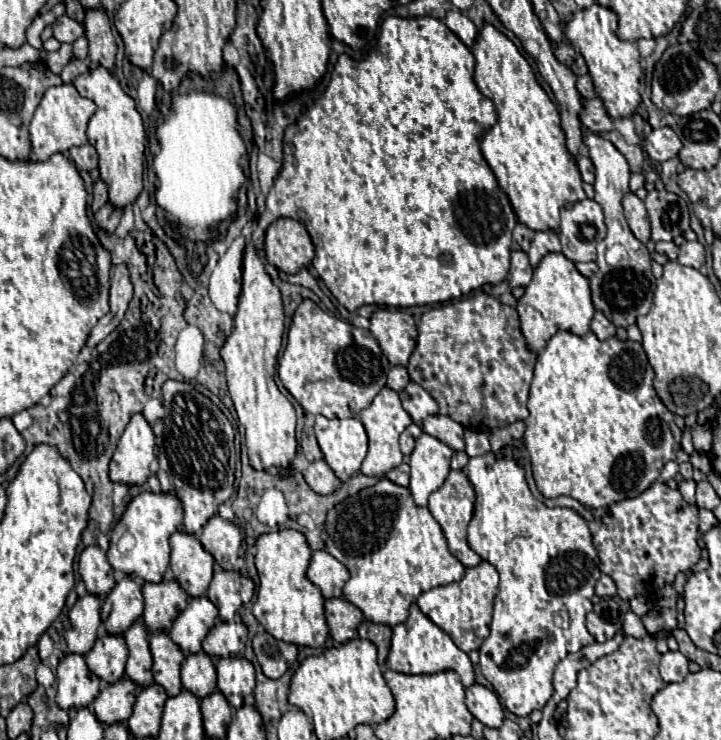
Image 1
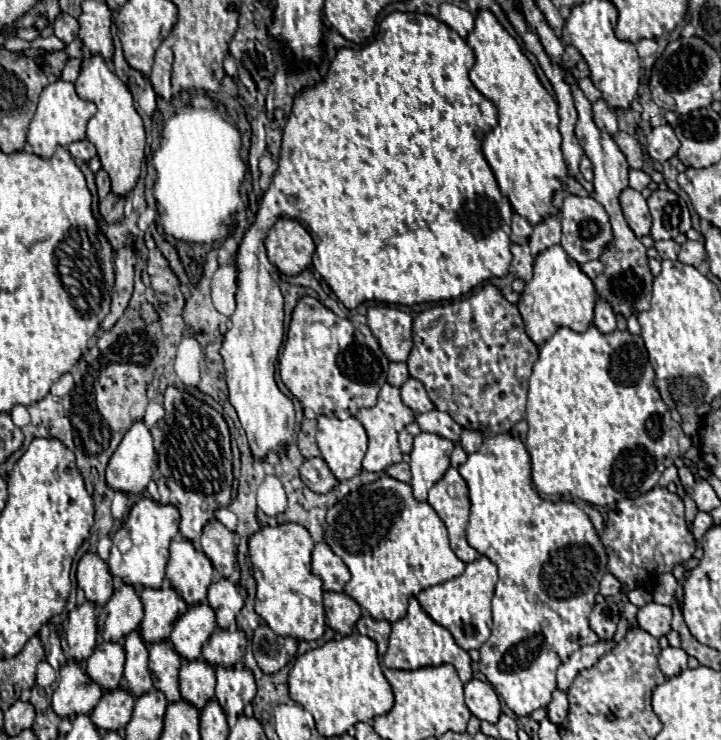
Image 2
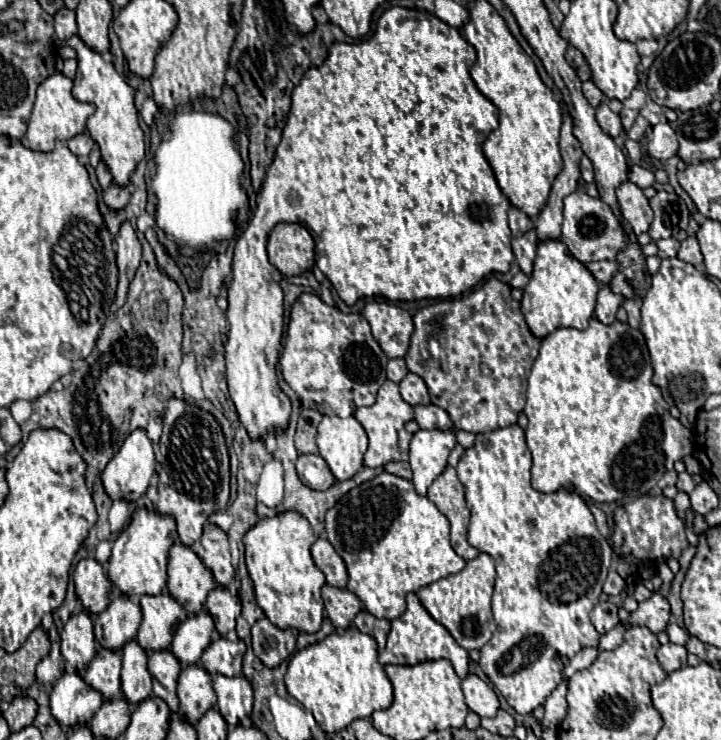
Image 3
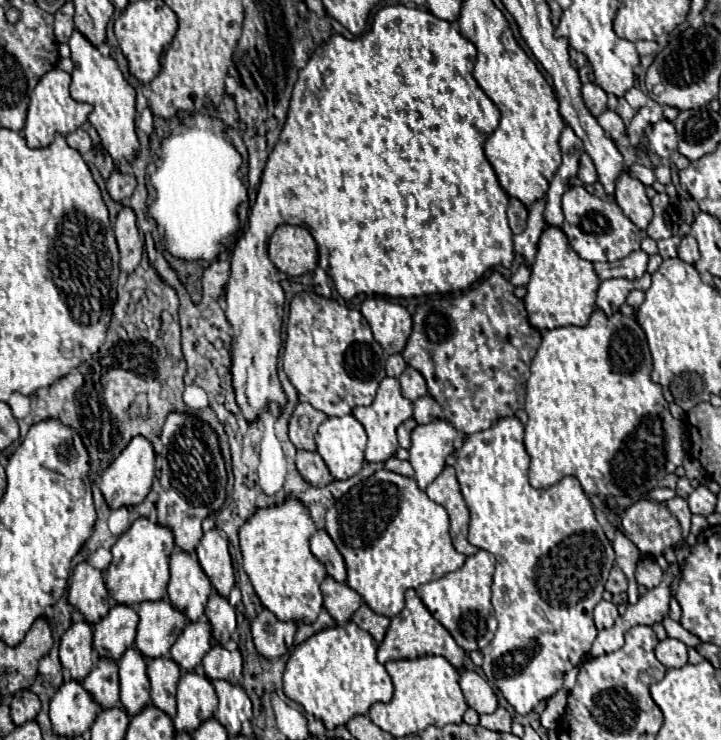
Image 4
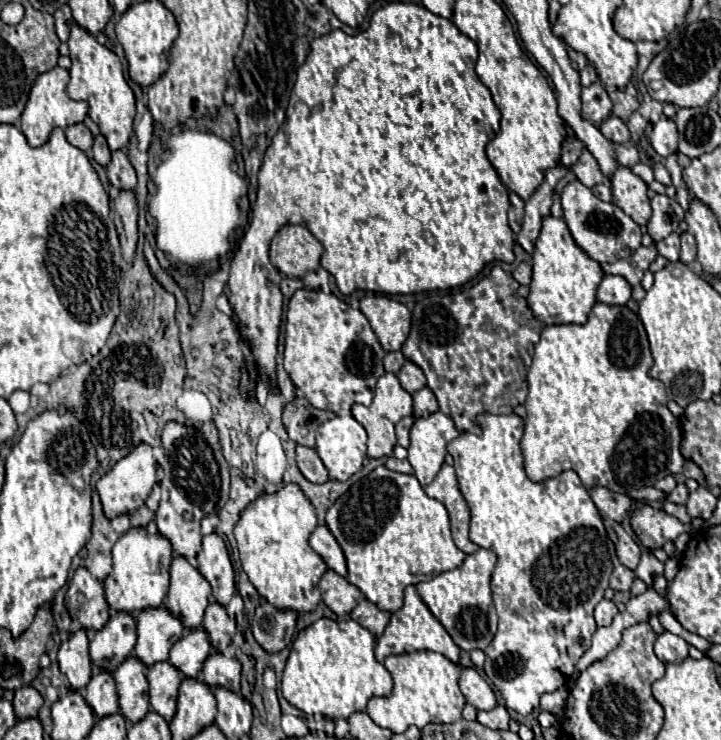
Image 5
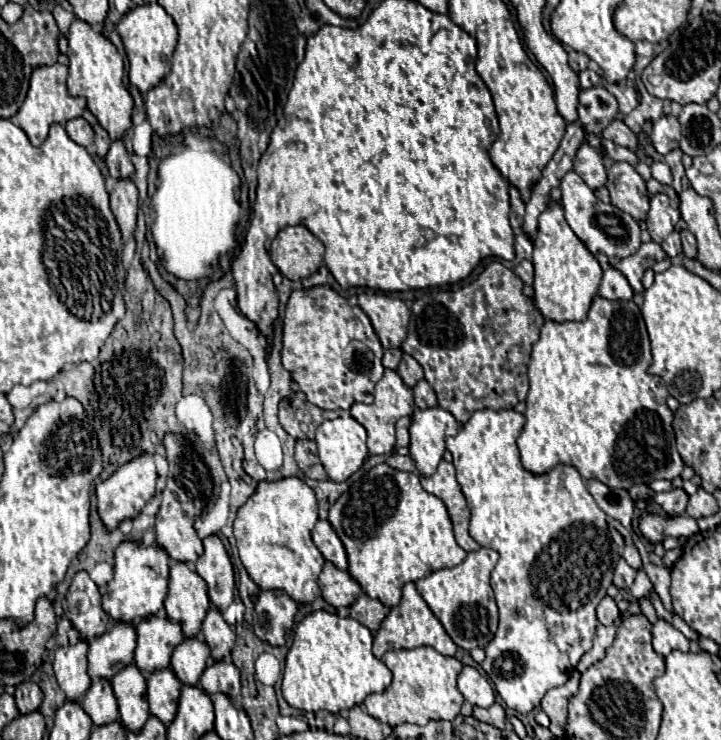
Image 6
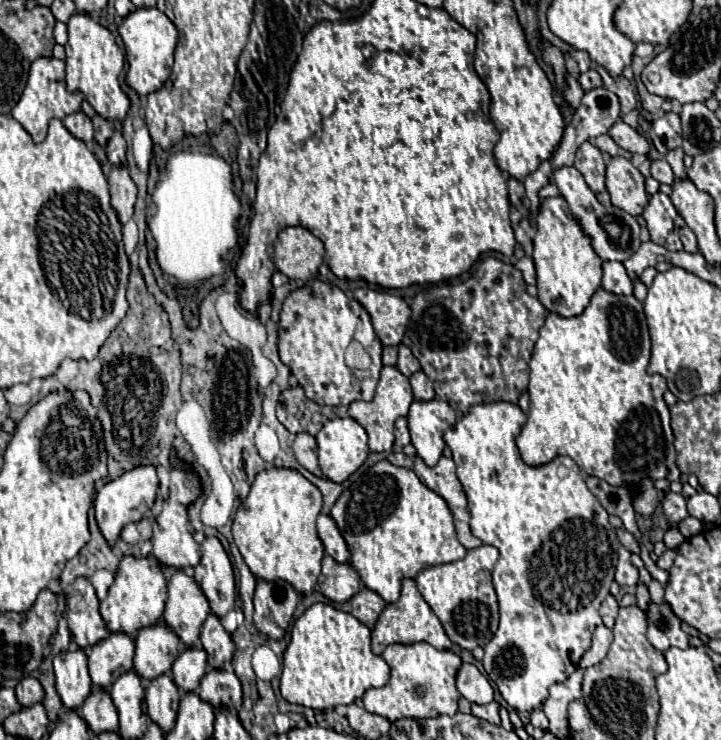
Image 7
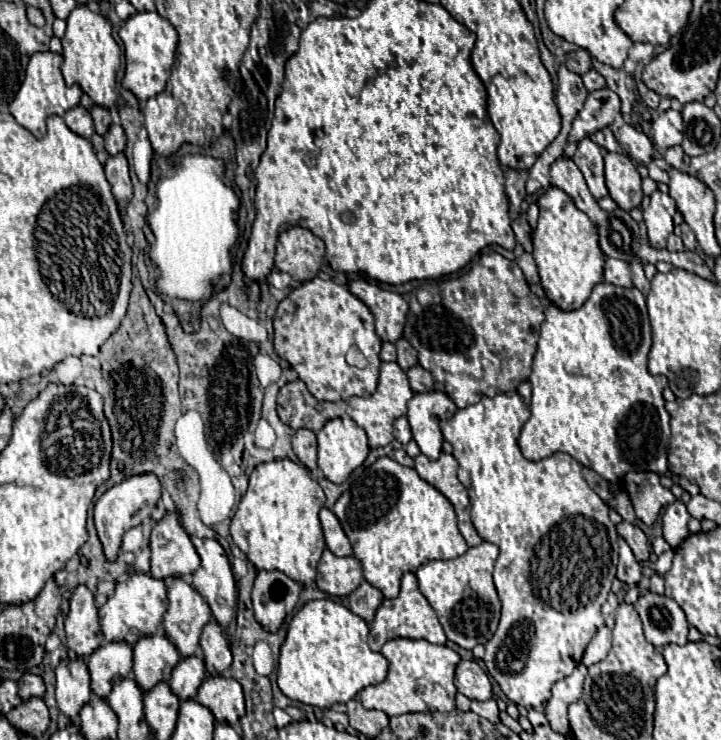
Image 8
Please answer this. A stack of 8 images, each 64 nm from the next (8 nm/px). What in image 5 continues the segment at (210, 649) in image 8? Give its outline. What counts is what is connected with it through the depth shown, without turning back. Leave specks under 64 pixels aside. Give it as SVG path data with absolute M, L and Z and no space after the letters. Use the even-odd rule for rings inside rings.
M212 602L206 608L202 626L206 628L206 634L210 636L210 644L216 652L224 652L230 646L232 636L236 632L236 622L232 618L228 618L226 608L220 606L218 602Z

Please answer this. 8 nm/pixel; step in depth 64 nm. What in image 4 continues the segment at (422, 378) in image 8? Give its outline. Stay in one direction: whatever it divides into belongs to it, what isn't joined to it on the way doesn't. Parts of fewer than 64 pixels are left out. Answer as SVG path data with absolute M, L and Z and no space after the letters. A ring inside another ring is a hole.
M426 394L426 396L420 396L416 402L414 402L414 420L418 424L428 424L430 420L434 418L442 418L442 408L438 406L438 402Z

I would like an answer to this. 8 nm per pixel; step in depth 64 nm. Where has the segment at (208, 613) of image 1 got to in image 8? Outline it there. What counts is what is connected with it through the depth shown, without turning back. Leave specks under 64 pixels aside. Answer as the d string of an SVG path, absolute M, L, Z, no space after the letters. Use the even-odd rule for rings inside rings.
M190 656L190 658L182 658L176 664L168 684L170 684L170 690L180 700L192 700L192 698L196 698L196 692L204 678L206 678L204 662L196 656Z

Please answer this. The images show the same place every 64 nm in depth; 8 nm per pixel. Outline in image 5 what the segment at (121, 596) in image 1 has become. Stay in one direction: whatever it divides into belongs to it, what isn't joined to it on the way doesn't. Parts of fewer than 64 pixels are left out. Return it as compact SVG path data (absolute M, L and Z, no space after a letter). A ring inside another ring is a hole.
M112 612L108 624L102 630L94 632L94 636L90 636L90 660L96 668L104 672L114 672L118 664L122 664L122 660L132 656L134 644L136 644L136 620L126 612Z

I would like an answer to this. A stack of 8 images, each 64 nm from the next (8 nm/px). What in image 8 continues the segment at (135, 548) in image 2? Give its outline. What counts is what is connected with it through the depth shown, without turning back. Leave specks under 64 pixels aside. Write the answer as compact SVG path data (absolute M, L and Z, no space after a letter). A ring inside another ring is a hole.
M130 574L126 582L116 584L114 596L100 608L100 628L104 638L110 640L126 640L126 644L134 646L142 636L152 636L160 632L162 616L166 612L168 598L166 586L162 580L152 578L150 574Z

